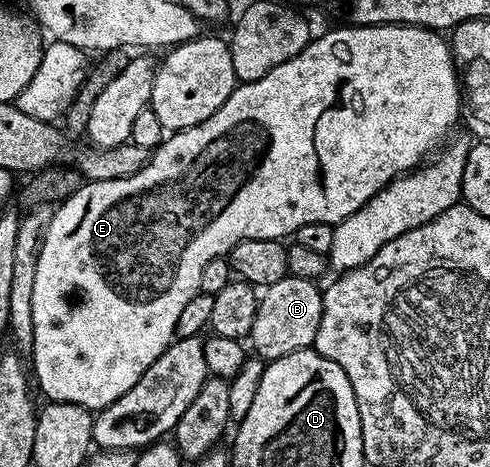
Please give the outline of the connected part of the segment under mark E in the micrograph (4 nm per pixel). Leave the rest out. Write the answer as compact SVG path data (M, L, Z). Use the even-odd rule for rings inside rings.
M350 25L342 28L346 29L330 29L323 37L315 36L304 47L304 51L300 51L300 55L292 55L292 59L288 59L288 63L280 63L280 67L272 67L272 71L268 71L268 75L264 75L264 79L241 82L234 88L232 95L228 95L228 99L224 99L222 106L212 115L208 115L208 119L204 119L204 123L196 123L187 129L171 132L162 144L151 152L150 162L144 167L140 167L140 171L136 171L136 175L128 175L128 179L86 181L75 194L54 209L52 219L48 223L48 231L44 235L44 243L40 247L40 263L36 263L36 284L32 287L32 335L34 336L34 351L32 354L34 371L32 367L32 375L35 380L38 379L38 385L42 388L42 393L46 396L45 400L47 402L76 403L80 407L91 411L97 411L116 403L116 399L120 399L120 395L124 395L124 391L131 389L136 383L136 379L140 379L140 375L144 375L144 371L148 371L148 367L152 367L152 363L156 363L156 359L160 359L162 352L175 340L178 331L176 319L180 319L180 311L188 304L188 299L192 299L192 295L199 293L200 275L204 271L204 267L208 267L208 263L212 263L212 259L226 257L232 251L232 247L236 247L236 243L248 239L272 239L276 241L289 238L300 227L304 227L304 223L339 225L341 221L348 219L348 215L360 211L360 207L364 207L364 203L368 203L368 199L376 196L390 181L395 181L403 173L419 168L439 148L437 145L453 131L454 124L457 121L459 124L460 114L464 109L464 93L460 88L460 73L454 64L451 42L447 38L445 41L442 38L445 36L441 32L425 29L419 25Z

